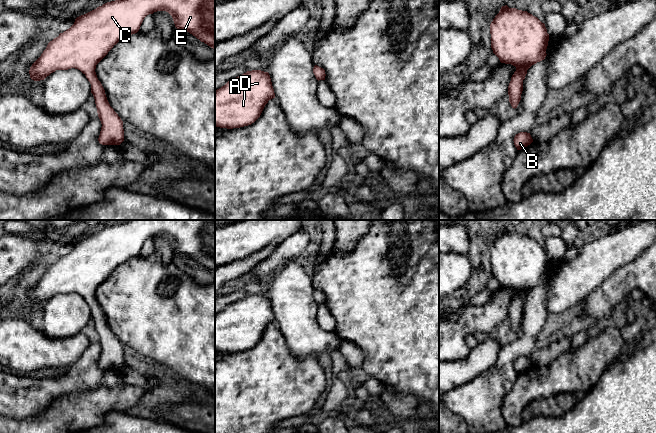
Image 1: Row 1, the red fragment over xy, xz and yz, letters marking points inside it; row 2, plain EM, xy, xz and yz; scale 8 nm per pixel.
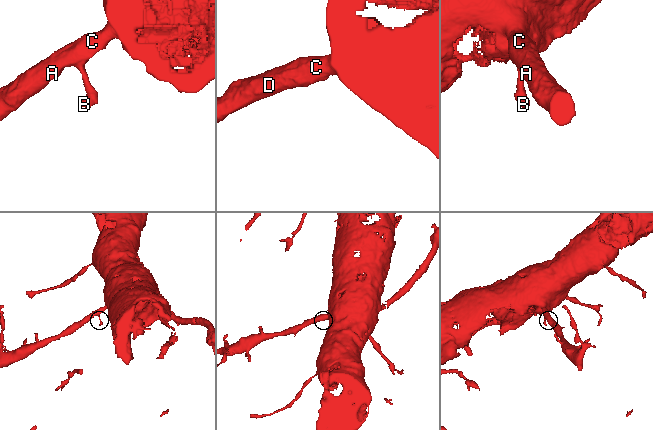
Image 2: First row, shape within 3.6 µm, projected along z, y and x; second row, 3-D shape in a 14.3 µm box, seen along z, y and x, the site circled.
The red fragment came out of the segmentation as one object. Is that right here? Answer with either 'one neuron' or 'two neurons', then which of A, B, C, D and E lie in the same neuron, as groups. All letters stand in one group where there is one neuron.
two neurons; A C D E / B

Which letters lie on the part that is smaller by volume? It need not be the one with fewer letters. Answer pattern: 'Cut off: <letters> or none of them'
Cut off: B

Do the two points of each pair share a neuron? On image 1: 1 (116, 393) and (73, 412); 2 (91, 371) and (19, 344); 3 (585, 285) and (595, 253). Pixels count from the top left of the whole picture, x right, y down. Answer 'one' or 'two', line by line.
1: one
2: two
3: one

